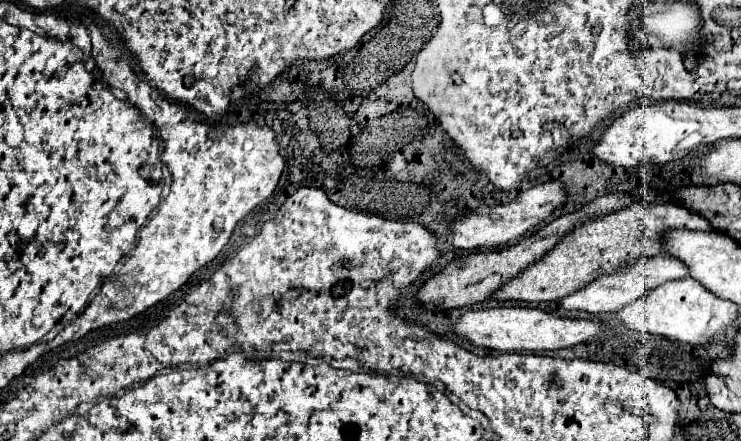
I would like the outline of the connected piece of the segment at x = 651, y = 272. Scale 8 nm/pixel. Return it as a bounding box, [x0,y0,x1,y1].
[561,256,687,314]

